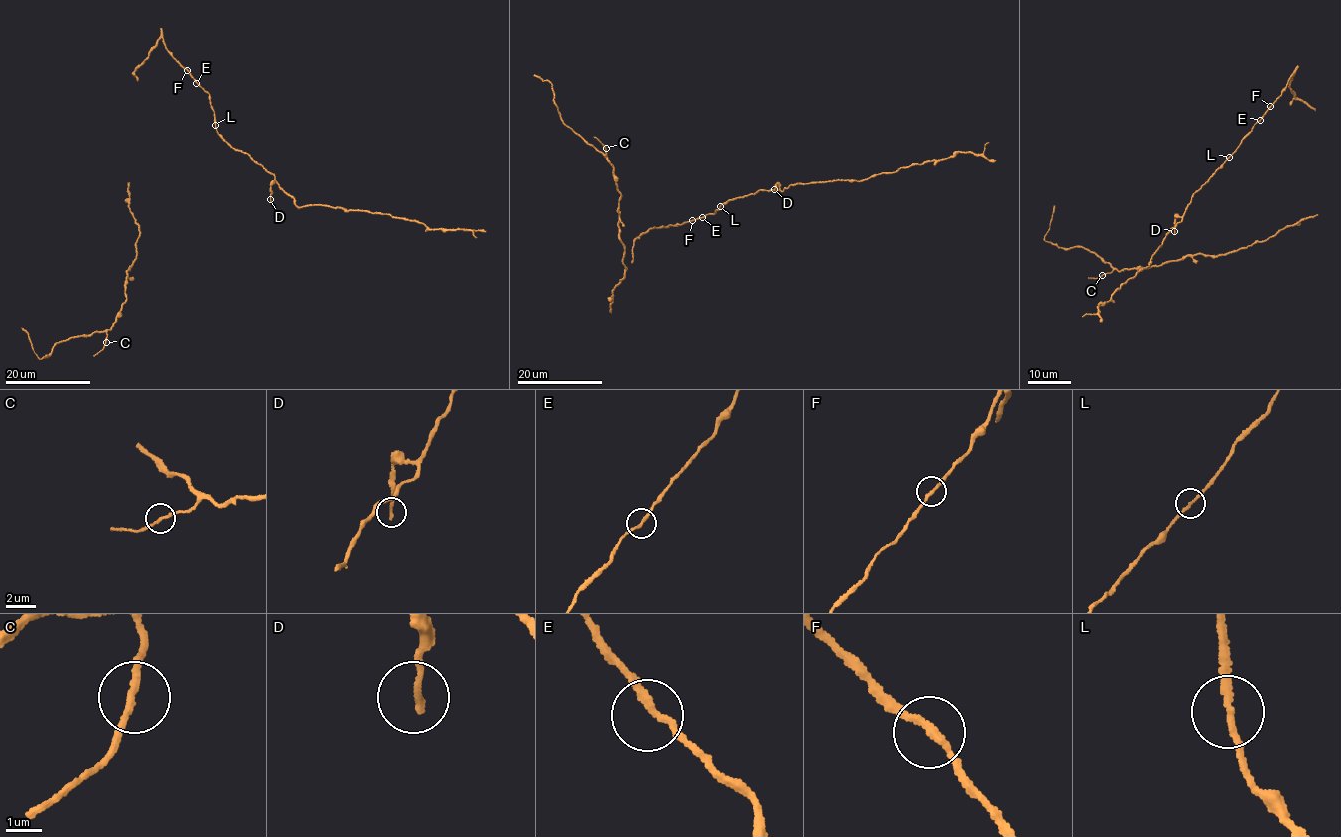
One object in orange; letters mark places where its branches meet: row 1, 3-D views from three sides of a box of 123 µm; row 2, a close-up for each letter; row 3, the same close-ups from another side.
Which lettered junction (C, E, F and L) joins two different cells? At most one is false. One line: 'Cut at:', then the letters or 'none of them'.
Cut at: none of them

